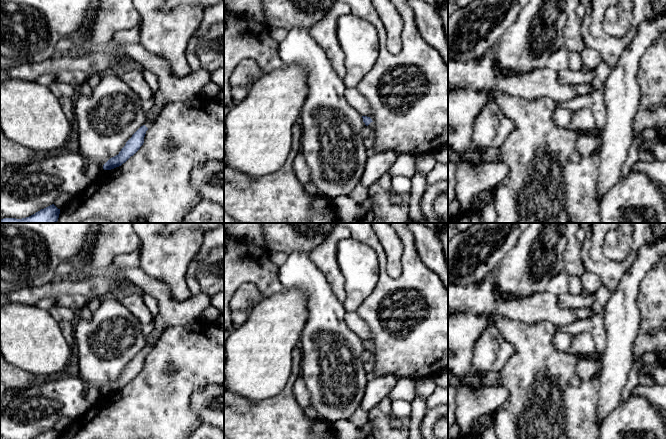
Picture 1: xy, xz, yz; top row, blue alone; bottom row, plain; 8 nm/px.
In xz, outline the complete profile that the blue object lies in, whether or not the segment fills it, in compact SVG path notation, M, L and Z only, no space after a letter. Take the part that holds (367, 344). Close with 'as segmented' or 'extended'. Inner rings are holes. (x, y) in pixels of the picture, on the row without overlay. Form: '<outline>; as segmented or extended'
M362 340L363 346L365 347L366 350L369 350L371 353L371 356L369 360L364 364L364 369L366 372L371 372L374 368L375 365L375 351L372 343L367 340Z; extended

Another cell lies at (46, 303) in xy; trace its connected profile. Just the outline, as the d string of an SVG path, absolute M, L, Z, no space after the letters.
M46 297L37 302L36 306L43 310L49 310L52 306L56 305L56 298Z

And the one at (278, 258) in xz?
M270 252L270 260L272 263L280 267L287 260L288 254L282 252Z

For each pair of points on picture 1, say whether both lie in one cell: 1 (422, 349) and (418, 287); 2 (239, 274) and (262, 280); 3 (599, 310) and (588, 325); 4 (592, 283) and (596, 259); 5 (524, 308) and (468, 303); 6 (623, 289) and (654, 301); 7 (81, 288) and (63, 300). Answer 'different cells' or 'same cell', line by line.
1: same cell
2: same cell
3: same cell
4: different cells
5: same cell
6: different cells
7: different cells

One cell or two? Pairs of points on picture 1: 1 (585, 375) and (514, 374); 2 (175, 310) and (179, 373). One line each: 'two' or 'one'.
1: two
2: two

